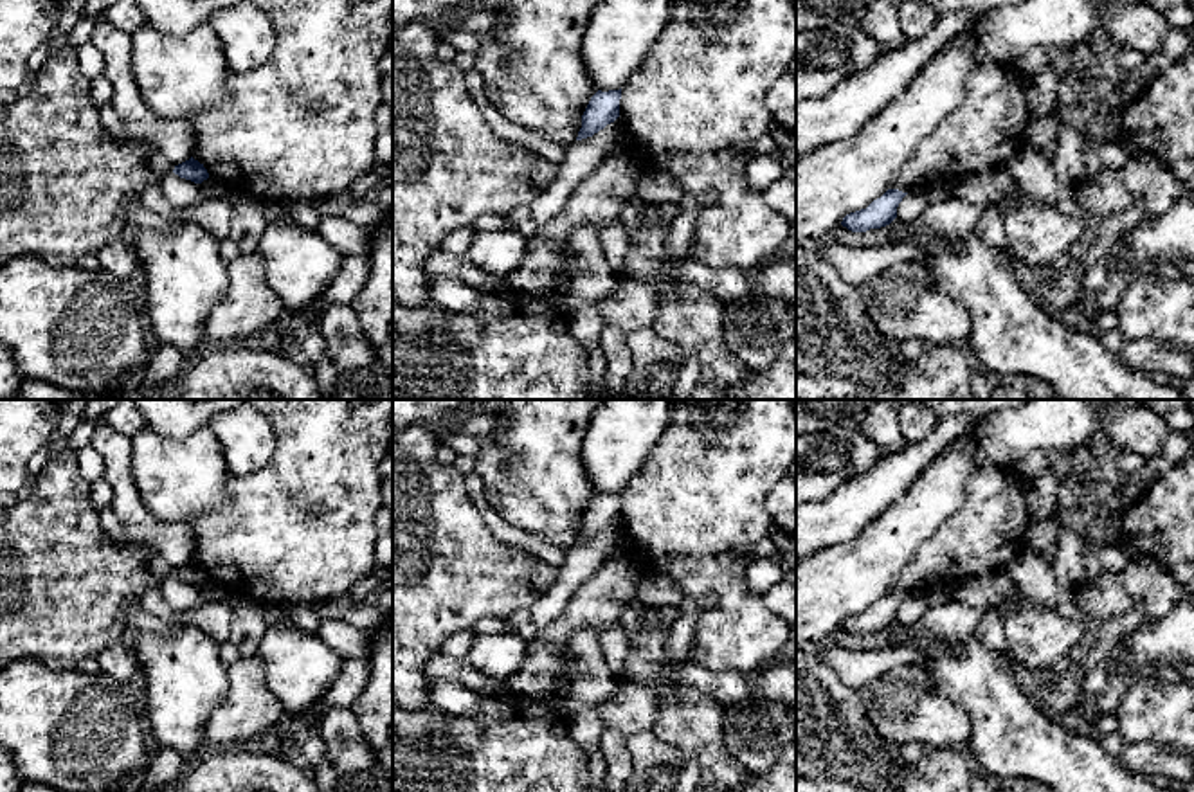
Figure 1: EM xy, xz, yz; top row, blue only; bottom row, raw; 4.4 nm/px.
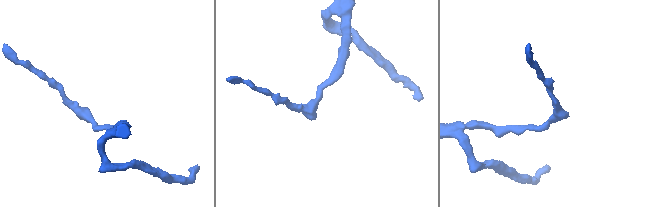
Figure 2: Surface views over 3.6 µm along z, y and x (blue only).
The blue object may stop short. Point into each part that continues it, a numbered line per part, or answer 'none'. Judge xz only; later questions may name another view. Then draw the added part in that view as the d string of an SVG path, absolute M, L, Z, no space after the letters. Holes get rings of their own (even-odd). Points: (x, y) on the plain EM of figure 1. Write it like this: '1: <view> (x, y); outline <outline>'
none

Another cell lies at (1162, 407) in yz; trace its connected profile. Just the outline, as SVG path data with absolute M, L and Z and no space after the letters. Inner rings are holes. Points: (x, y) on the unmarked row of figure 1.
M1142 400L1142 401L1149 410L1165 418L1174 409L1190 409L1194 400Z

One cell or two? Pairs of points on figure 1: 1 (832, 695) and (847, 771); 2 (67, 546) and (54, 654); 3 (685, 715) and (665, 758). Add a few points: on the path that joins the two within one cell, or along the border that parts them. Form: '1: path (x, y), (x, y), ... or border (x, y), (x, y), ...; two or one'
1: path (832, 713), (832, 753); one
2: path (58, 573), (58, 627); one
3: border (651, 729), (681, 751); two

